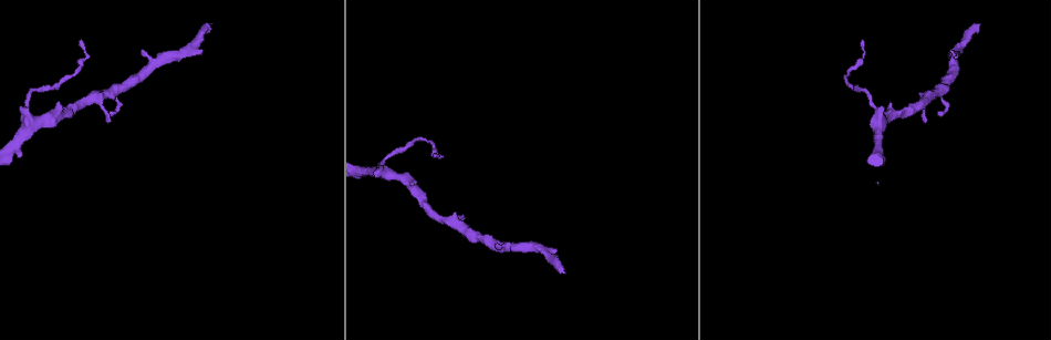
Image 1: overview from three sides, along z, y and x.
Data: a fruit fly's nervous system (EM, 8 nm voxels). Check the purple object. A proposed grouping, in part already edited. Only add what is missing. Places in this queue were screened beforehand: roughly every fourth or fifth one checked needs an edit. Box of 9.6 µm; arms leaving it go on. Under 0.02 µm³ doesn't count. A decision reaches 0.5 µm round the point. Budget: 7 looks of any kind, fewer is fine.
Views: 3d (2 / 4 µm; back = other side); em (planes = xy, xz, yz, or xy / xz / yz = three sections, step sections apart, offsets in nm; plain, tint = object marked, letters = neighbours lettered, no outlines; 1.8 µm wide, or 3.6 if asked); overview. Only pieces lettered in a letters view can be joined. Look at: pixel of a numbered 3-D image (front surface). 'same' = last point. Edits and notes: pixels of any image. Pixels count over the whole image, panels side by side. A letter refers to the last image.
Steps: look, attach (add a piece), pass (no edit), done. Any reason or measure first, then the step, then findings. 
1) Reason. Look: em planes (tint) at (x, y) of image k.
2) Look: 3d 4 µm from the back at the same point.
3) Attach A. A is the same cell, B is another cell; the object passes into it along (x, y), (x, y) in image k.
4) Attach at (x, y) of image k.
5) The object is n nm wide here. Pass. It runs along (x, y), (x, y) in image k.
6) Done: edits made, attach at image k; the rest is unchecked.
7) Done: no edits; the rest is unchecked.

Tapers out. Look: em planes (letters) at (863, 40) of image 1.

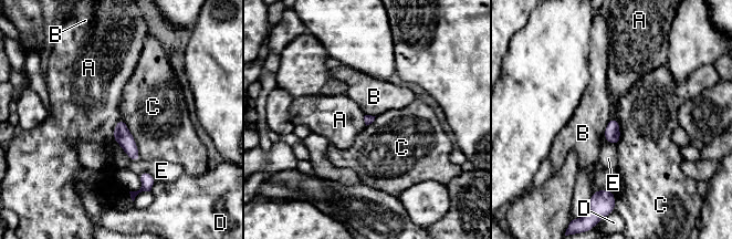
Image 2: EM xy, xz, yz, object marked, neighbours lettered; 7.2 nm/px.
The longest contact is with C, 340 nm. Pass. A, B, C, D and E are other cells; a border runs along (119, 117), (114, 128), (113, 139) in image 2; none of them fits.

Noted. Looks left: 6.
Look: 3d 2 µm at (563, 271) of image 1.

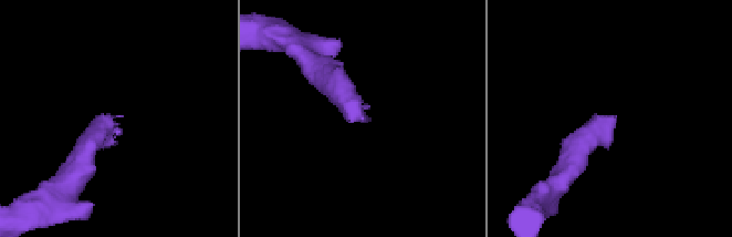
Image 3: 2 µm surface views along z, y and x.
Need the tissue. Look: em planes (letters) at (119, 116) of image 3.

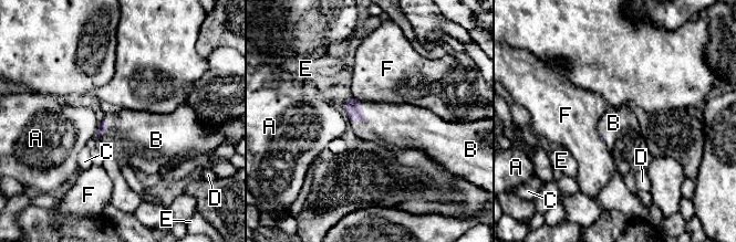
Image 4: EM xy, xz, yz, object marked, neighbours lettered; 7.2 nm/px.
The longest contact is with B, 200 nm. Attach B. B is the same cell, A, C, D, E and F are other cells; the neuron continues.

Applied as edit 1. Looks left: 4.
Redraw. Look: overview.

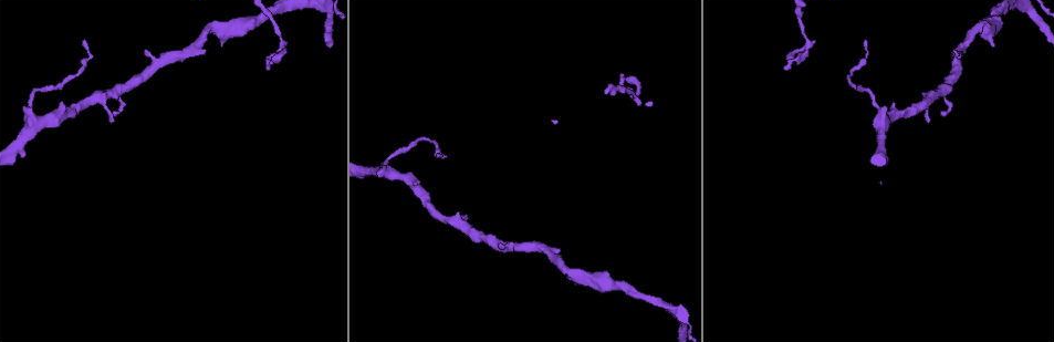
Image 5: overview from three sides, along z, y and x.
Look: em planes (plain) at (281, 48) of image 5.

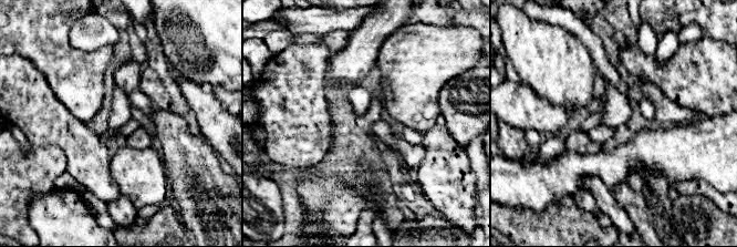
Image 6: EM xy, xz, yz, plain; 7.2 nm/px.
Look: em planes (letters) at the same point.

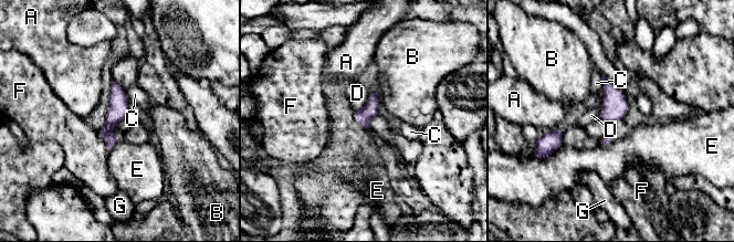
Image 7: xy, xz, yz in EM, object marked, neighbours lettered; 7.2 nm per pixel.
Pass. A, B, C, D, E, F and G are other cells; a border runs along (604, 91), (604, 102), (598, 118) in image 7; no lettered piece goes on from it.

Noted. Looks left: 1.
Done: edits made, attach at image 4; the rest is unchecked.

